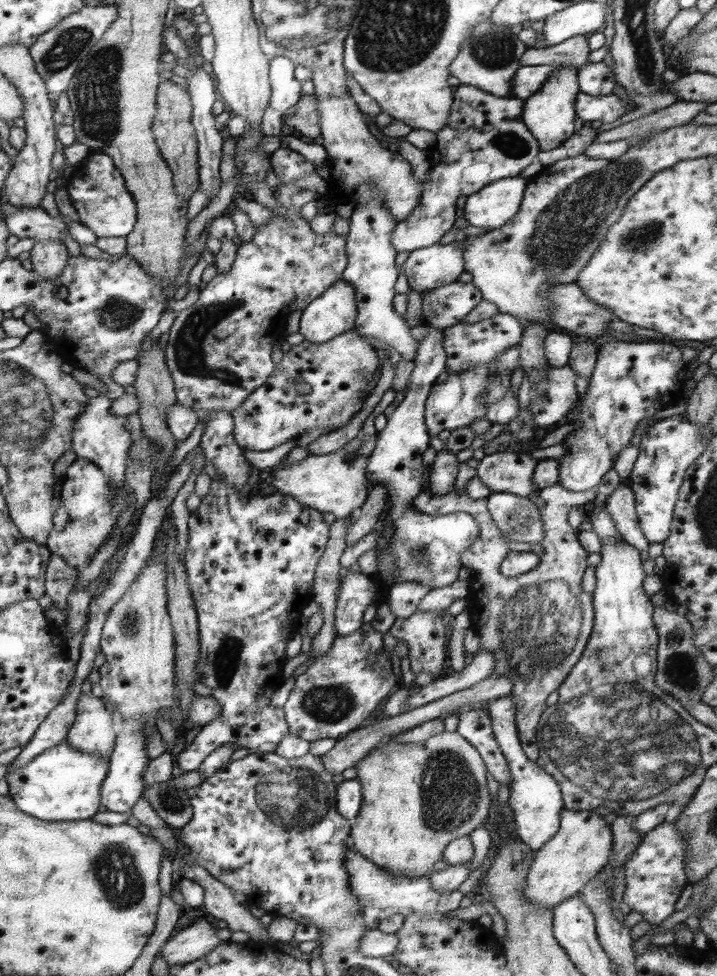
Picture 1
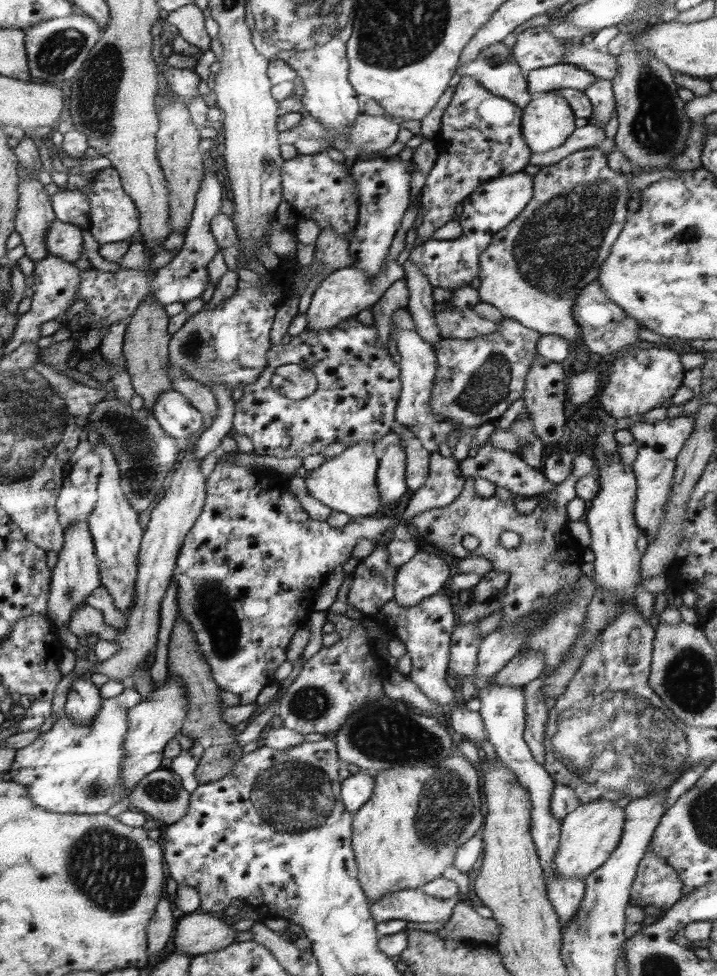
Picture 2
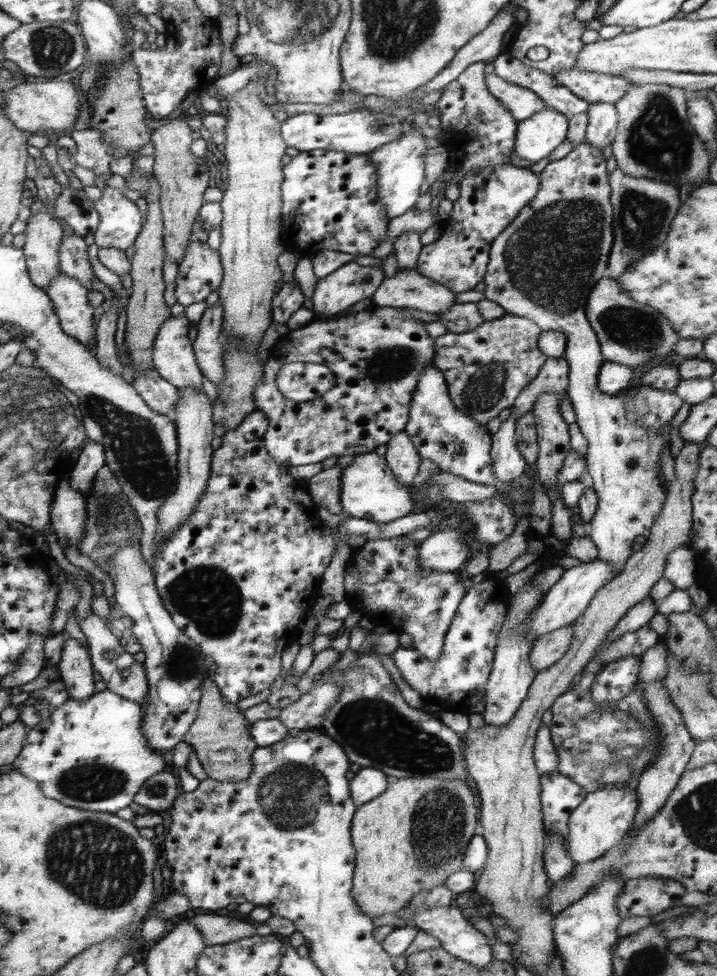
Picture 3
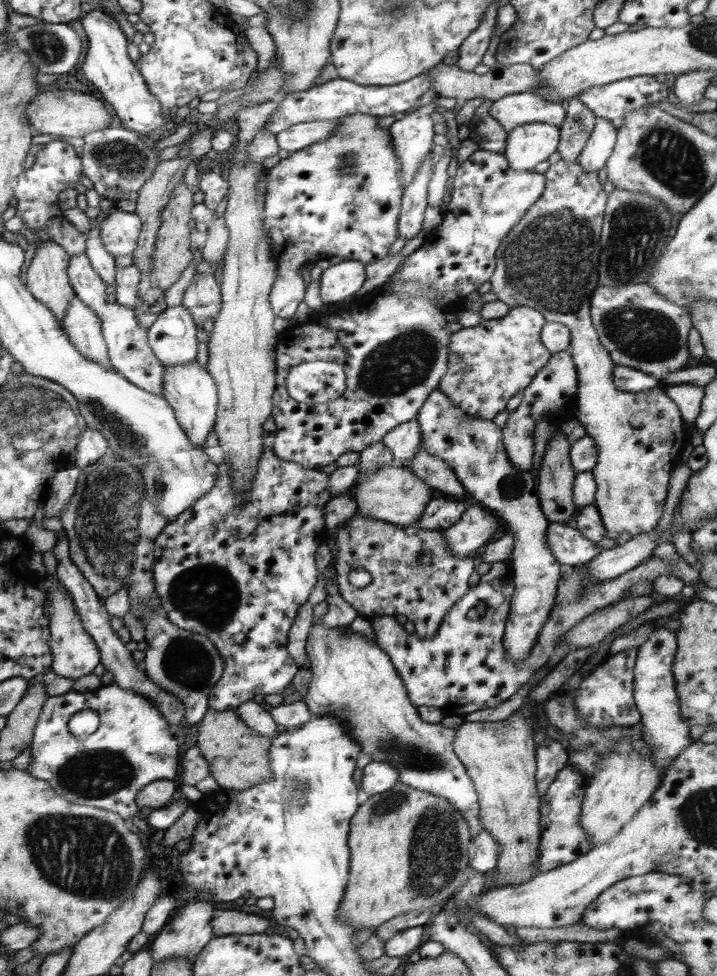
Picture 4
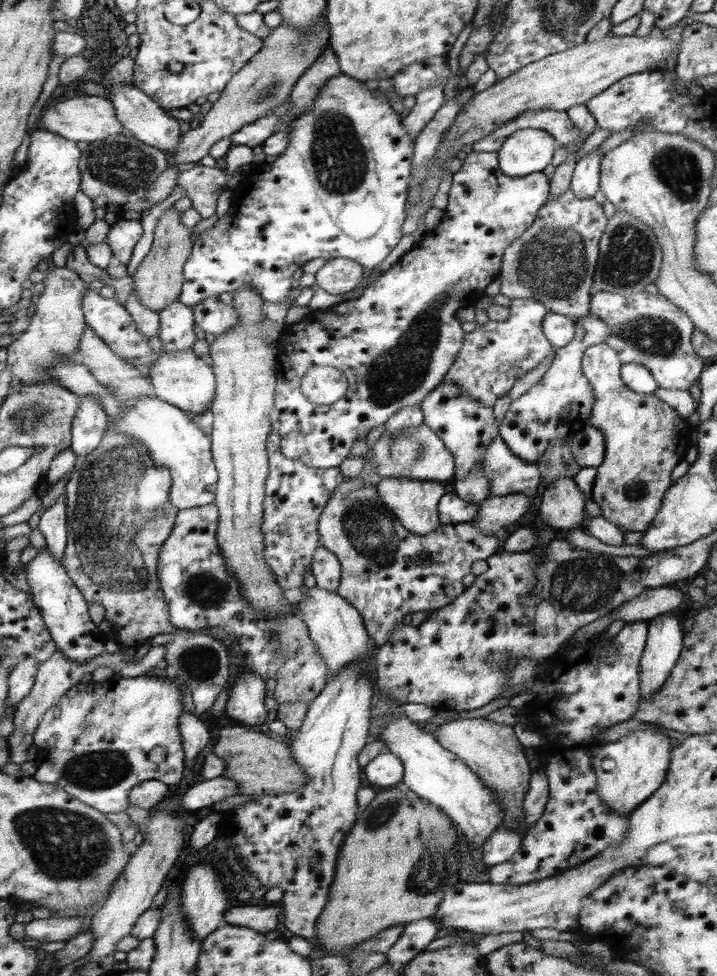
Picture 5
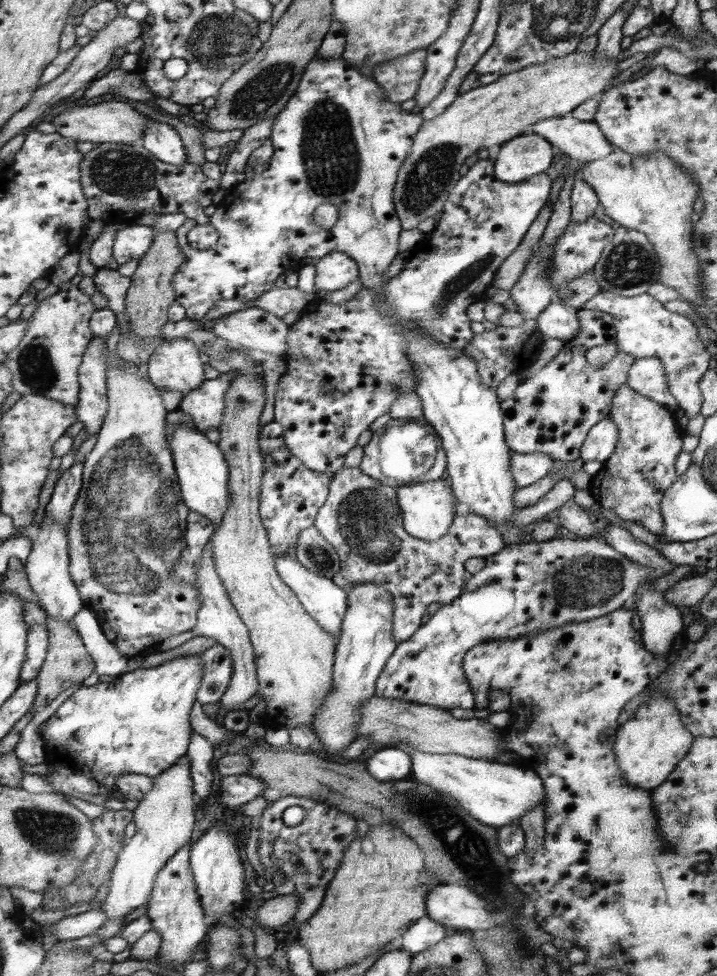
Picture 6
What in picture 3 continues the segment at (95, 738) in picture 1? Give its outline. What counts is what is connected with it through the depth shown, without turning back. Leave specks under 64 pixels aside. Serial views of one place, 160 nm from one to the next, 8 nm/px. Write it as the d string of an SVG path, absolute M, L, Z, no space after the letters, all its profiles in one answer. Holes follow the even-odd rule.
M71 637L64 640L56 669L59 678L68 688L68 699L90 700L89 696L94 694L94 668L86 645Z

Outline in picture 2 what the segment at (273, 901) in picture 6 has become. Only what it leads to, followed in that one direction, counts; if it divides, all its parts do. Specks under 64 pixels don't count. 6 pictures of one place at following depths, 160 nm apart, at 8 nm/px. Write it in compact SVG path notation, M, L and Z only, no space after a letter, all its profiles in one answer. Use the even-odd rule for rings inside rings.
M202 912L186 914L176 923L174 950L193 957L208 952L218 952L219 949L227 948L230 944L236 942L236 932L227 919L222 922L220 918Z

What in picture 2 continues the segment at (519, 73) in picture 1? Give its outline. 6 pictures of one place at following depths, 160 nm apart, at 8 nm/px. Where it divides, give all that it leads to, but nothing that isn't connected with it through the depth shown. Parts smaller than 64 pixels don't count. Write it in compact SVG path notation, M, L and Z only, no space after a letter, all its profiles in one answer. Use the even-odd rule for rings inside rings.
M566 63L530 70L525 74L528 94L538 96L558 89L586 91L597 78L590 73L588 70Z

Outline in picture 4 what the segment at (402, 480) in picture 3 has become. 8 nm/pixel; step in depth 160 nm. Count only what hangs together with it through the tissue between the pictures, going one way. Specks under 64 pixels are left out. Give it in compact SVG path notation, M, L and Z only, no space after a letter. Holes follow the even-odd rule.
M408 420L400 424L386 434L381 442L392 452L394 464L398 467L408 466L408 462L420 450L422 443L422 432L420 432L418 420Z

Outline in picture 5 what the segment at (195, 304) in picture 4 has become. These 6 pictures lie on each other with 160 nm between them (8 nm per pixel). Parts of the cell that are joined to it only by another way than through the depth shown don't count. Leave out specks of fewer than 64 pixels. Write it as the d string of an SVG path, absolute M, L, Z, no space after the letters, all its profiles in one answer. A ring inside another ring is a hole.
M217 296L203 298L193 309L195 326L201 335L208 332L220 336L239 322L238 311L232 305L222 304Z

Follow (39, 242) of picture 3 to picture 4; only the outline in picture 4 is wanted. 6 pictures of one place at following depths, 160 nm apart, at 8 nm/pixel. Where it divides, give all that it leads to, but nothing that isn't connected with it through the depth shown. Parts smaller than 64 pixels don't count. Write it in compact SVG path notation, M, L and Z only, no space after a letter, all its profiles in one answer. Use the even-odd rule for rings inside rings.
M46 241L36 250L26 269L29 291L52 309L60 323L76 295L69 279L70 258L62 245Z

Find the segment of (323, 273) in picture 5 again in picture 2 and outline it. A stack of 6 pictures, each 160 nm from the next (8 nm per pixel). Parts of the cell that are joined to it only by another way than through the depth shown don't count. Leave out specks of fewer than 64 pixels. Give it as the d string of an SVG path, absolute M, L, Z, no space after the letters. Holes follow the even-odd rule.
M409 204L409 208L402 217L400 227L391 242L388 254L386 255L383 267L379 273L369 277L362 269L356 267L346 267L331 272L325 276L314 291L311 303L305 312L307 314L307 326L315 331L331 329L343 320L356 317L364 308L370 308L382 297L384 292L390 288L390 285L396 280L405 279L405 272L402 265L398 264L396 258L404 248L406 248L406 233L416 221L418 206L414 207Z

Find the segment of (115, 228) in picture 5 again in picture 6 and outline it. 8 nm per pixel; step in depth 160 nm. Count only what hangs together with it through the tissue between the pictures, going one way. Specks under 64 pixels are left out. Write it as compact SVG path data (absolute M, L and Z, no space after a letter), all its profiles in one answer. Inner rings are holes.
M136 221L125 223L117 230L113 244L113 257L118 264L141 259L152 244L155 231L150 226L140 226Z

